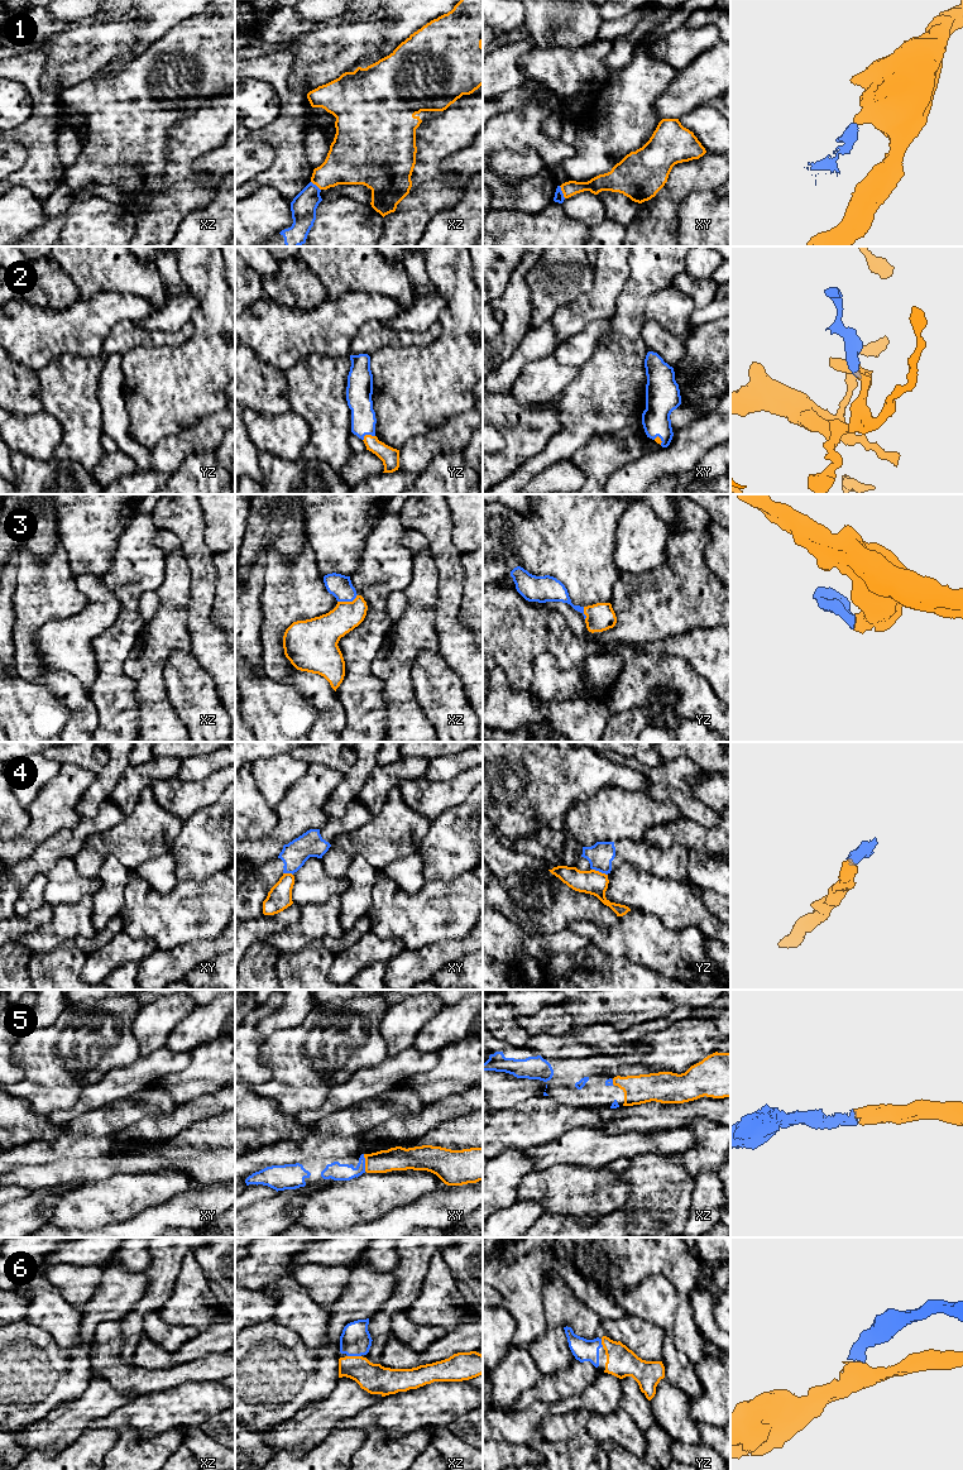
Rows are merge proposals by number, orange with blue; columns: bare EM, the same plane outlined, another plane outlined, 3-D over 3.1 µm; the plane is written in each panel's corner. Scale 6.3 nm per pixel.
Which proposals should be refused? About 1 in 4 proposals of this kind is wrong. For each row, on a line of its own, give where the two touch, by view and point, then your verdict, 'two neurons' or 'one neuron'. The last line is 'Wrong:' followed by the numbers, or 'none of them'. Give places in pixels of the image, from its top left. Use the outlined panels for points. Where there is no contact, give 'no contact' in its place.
1: meets orange in xy at (563, 192); two neurons
2: meets orange in yz at (367, 435); one neuron
3: meets orange in xz at (348, 602); one neuron
4: meets orange in yz at (599, 872); two neurons
5: meets orange in xy at (365, 1163); one neuron
6: meets orange in xz at (354, 1356); one neuron
Wrong: 1, 4

